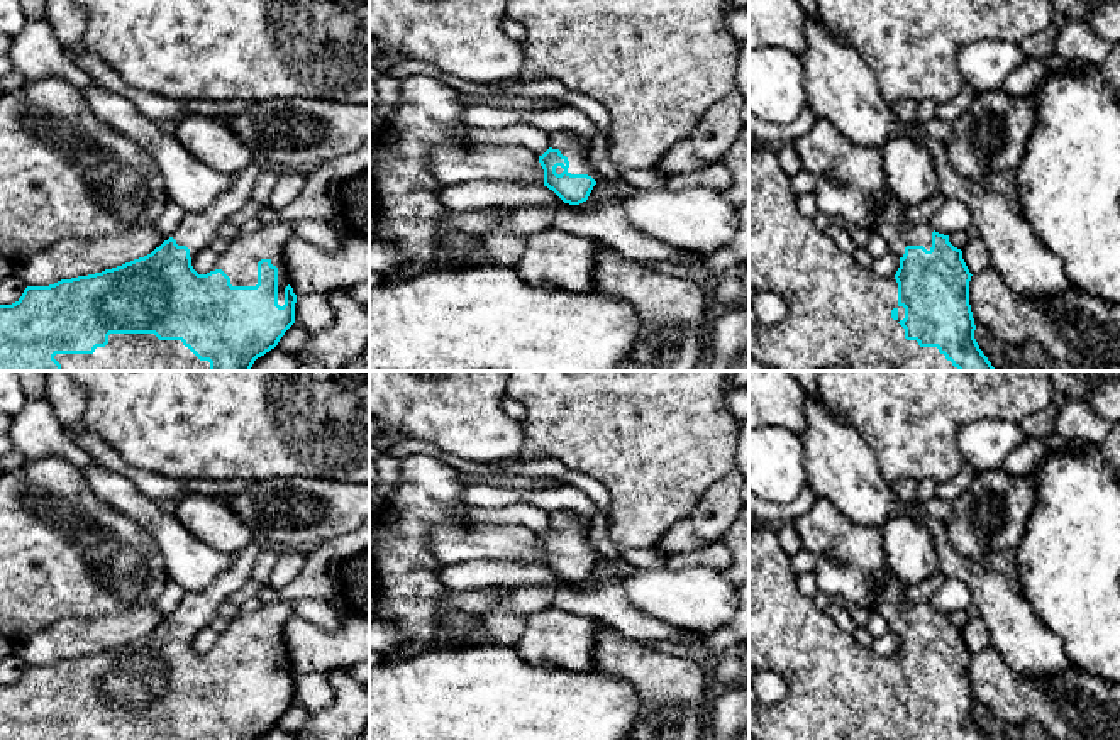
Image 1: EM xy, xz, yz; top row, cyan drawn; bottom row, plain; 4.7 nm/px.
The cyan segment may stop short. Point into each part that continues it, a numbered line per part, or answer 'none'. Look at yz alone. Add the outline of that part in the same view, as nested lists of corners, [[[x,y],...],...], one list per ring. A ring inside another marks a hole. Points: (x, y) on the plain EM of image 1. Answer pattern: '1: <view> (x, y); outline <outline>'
1: yz (890, 603); outline [[[893,572],[884,577],[874,608],[898,637],[903,637],[907,625],[923,625],[927,630],[932,627],[932,606],[929,603],[907,606],[905,584]]]
2: yz (837, 690); outline [[[769,528],[749,533],[749,665],[779,674],[788,686],[776,704],[749,703],[749,735],[757,740],[947,740],[937,726],[920,726],[917,720],[905,718],[898,703],[905,688],[898,684],[895,655],[878,655],[861,645],[829,611],[798,591],[791,557]]]

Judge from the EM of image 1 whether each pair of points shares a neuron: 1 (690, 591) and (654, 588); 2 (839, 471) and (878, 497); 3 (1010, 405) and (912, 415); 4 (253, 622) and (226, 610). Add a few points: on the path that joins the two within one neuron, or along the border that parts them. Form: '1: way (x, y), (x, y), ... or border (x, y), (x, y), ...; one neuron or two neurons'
1: way (681, 591), (663, 591); one neuron
2: way (849, 480), (868, 497); one neuron
3: way (986, 405), (936, 405); one neuron
4: border (241, 615), (231, 622); two neurons

